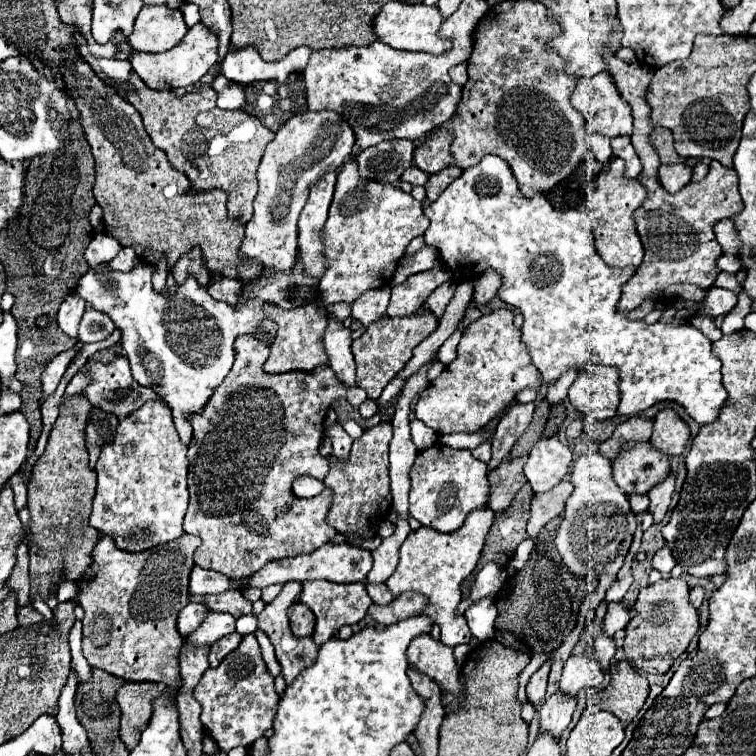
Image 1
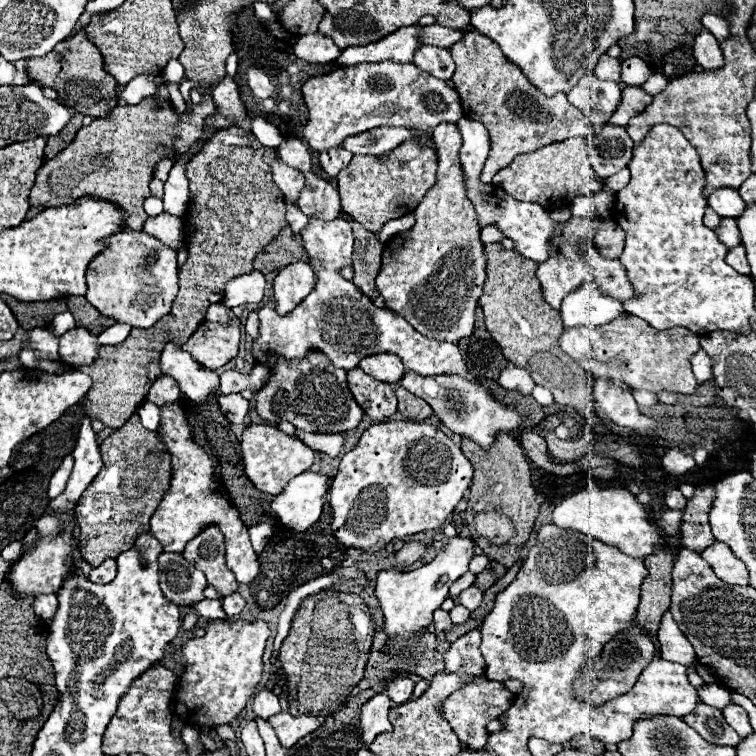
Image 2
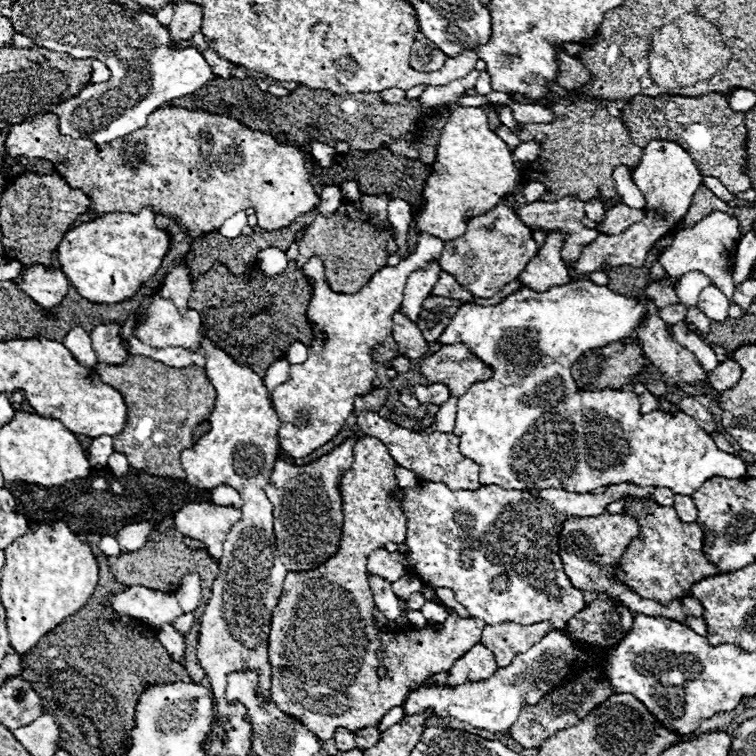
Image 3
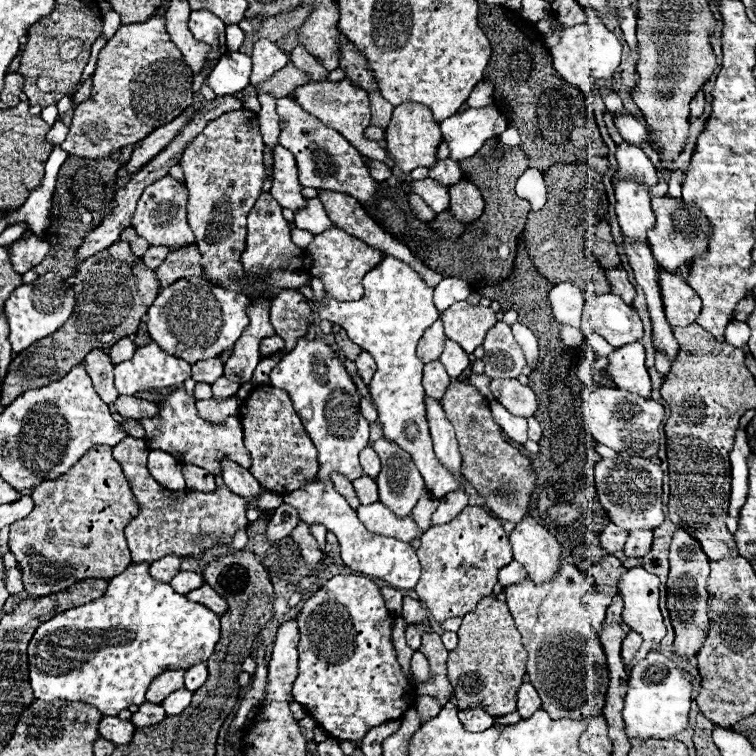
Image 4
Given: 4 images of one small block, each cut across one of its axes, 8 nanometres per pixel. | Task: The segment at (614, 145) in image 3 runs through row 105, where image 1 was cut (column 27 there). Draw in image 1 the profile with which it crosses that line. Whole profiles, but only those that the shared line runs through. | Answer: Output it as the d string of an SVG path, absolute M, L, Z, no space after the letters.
M20 544L18 550L16 550L16 566L10 574L10 582L8 582L8 588L14 590L18 594L18 604L24 606L26 602L30 602L30 578L28 578L28 546L26 544Z

